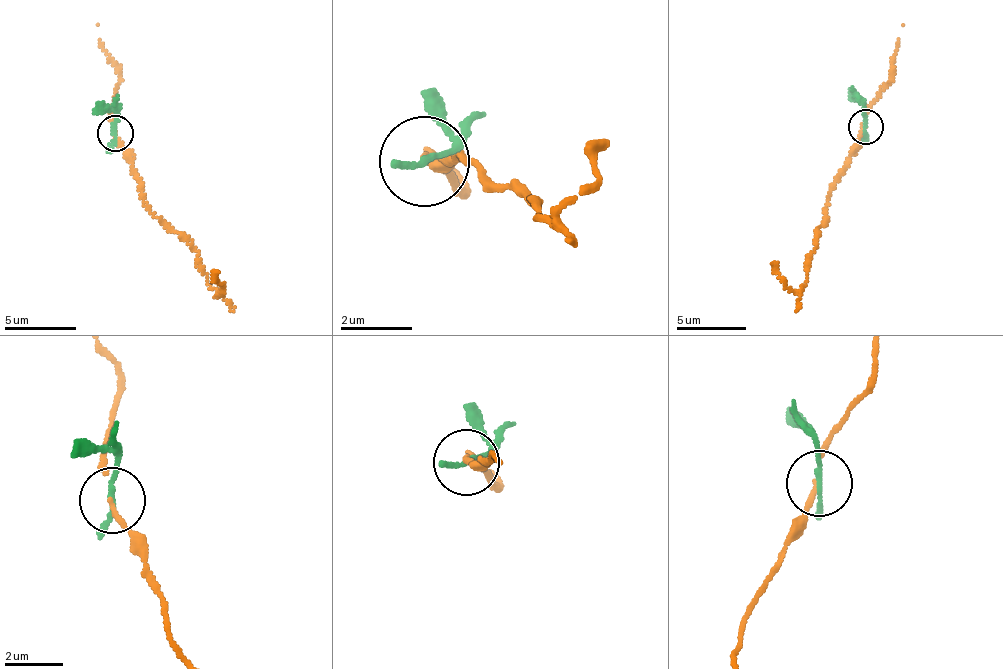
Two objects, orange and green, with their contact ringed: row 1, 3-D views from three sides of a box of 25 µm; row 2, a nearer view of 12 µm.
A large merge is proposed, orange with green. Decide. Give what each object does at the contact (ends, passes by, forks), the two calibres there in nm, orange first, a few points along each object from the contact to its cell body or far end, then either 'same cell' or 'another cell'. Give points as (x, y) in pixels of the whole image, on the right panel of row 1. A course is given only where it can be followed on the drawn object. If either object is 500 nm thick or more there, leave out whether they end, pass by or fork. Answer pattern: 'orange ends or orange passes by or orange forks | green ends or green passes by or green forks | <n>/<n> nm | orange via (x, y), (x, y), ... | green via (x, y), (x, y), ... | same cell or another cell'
orange passes by | green passes by | 120/150 nm | orange via (864, 127), (860, 147), (830, 191), (804, 286), (798, 290), (785, 284), (774, 262) | green via (864, 127), (864, 107), (849, 89) | another cell

